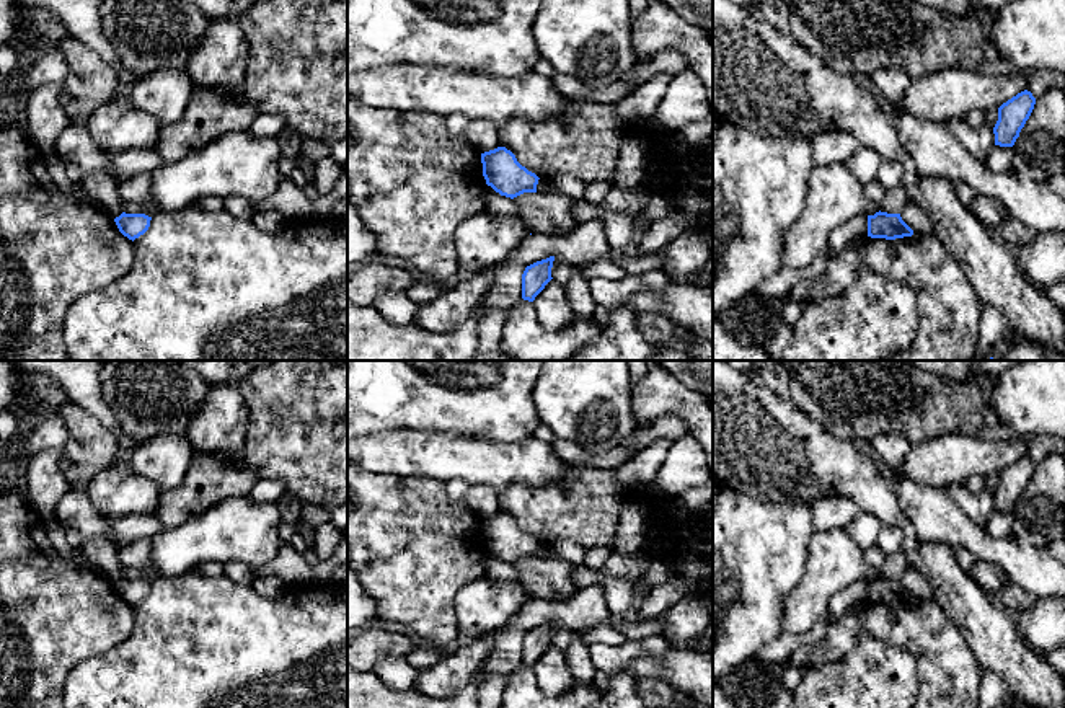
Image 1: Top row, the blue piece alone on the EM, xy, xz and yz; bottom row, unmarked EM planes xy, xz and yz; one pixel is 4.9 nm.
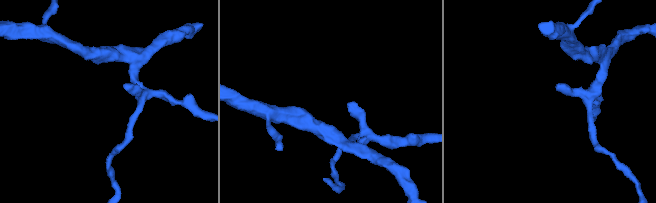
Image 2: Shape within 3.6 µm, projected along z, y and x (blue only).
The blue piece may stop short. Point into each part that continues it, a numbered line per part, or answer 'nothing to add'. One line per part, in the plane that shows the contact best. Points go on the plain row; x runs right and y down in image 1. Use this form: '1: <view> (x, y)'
nothing to add

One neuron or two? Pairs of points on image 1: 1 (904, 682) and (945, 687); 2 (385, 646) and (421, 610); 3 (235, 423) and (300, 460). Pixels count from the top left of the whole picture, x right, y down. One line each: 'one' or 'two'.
1: two
2: two
3: two

